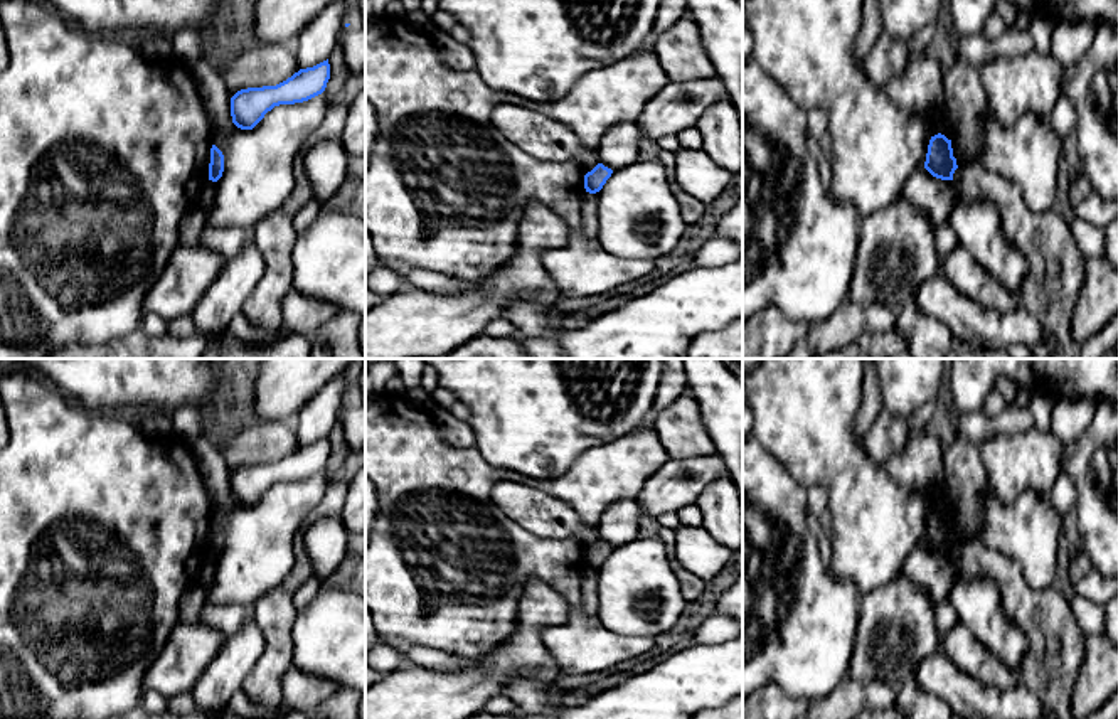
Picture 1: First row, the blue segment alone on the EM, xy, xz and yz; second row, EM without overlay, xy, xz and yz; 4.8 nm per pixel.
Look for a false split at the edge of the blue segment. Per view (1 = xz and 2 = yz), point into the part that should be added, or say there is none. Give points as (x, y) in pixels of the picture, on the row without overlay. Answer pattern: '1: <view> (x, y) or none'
1: none
2: none

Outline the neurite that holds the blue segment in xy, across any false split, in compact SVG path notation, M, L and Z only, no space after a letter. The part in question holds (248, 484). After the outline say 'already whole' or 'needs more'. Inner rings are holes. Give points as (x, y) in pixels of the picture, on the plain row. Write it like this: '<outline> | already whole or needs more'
M328 436L300 446L276 463L248 465L231 475L232 500L241 507L253 507L268 488L280 482L295 482L322 471L330 456Z | already whole

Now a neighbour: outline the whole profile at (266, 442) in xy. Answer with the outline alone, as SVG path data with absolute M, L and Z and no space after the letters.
M259 421L219 445L232 475L248 465L276 463L300 448L295 421Z

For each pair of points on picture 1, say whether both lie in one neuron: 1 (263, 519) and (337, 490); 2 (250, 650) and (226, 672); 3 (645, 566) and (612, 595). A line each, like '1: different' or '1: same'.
1: different
2: same
3: same

